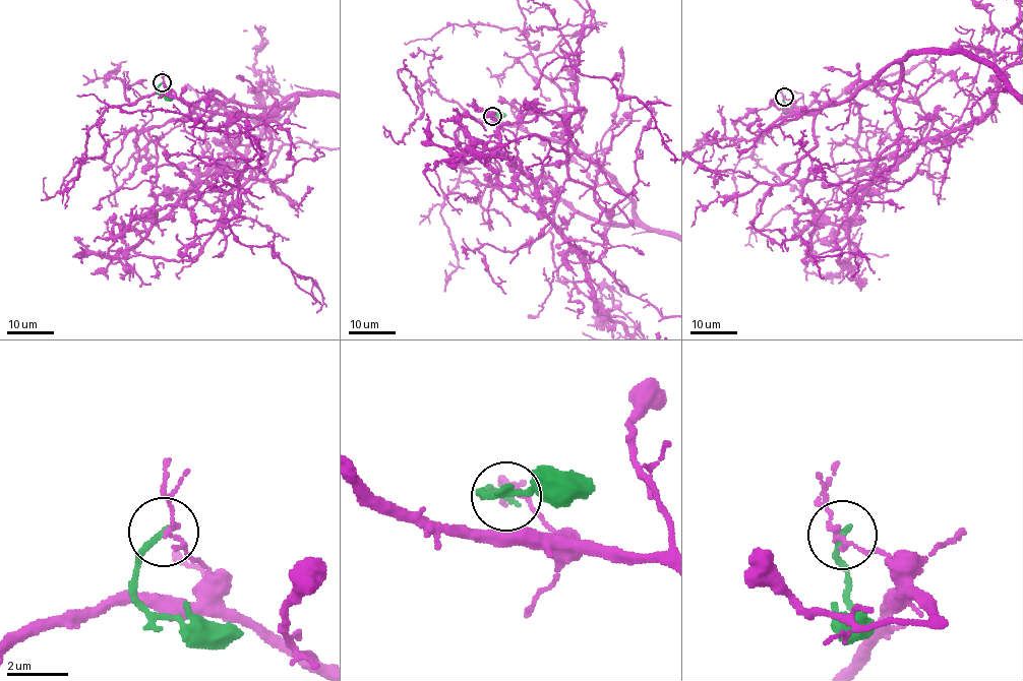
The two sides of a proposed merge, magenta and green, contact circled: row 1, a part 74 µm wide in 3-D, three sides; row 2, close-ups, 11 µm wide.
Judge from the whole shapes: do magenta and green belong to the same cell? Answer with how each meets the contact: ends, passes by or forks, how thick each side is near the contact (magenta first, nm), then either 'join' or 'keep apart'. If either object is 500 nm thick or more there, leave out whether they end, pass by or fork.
magenta passes by; green ends there; 150 nm thick on the magenta side, 240 nm on the other; keep apart

